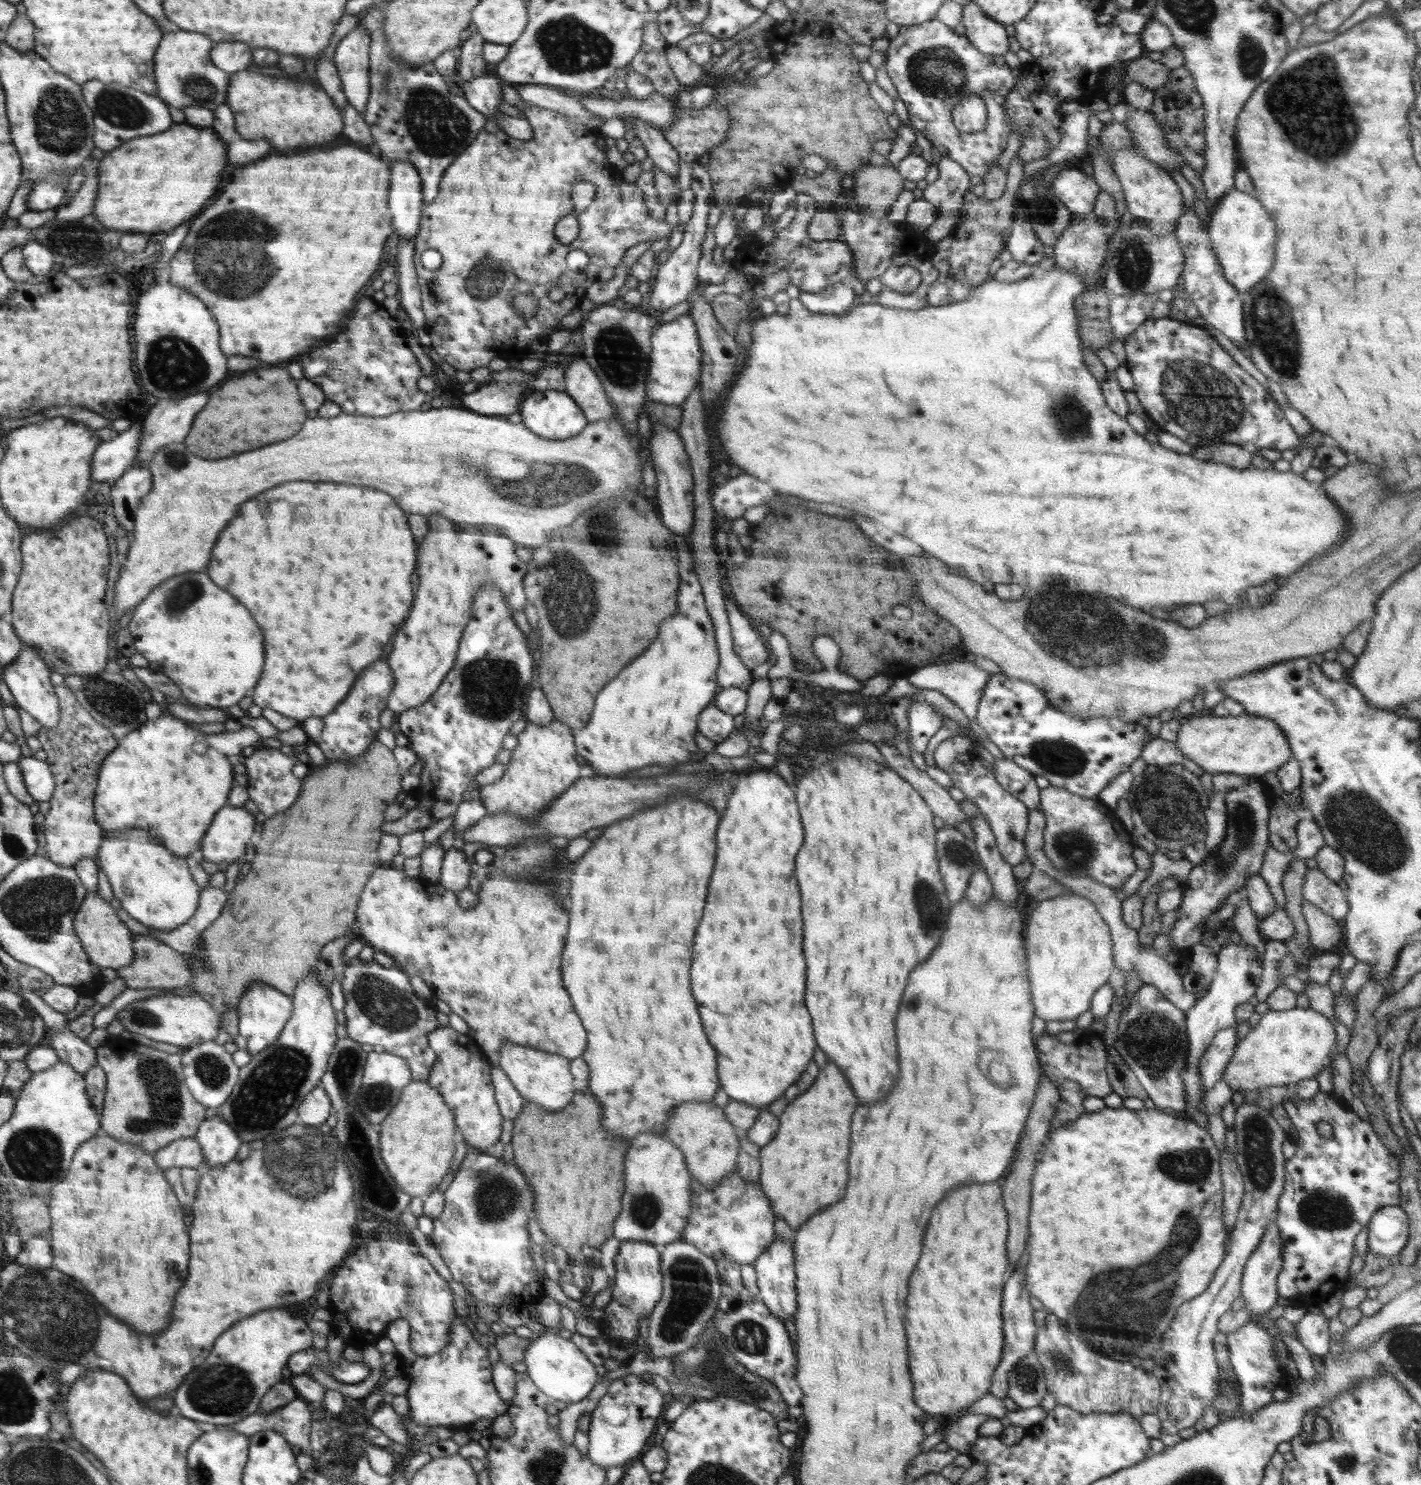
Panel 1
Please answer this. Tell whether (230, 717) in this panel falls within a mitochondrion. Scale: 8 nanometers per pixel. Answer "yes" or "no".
no

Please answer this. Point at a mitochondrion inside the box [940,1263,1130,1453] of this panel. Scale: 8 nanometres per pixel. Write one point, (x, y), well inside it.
(1028, 1379)

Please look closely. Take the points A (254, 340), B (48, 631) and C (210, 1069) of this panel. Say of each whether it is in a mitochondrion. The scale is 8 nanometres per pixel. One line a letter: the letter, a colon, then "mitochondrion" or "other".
A: other
B: other
C: mitochondrion

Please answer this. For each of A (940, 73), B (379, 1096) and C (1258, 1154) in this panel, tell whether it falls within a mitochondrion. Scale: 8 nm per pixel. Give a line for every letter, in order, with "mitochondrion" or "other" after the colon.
A: mitochondrion
B: mitochondrion
C: mitochondrion

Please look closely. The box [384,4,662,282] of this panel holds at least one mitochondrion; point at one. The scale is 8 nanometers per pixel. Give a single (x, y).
(568, 45)

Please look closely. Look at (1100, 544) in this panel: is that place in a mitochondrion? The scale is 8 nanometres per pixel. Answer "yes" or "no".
no

